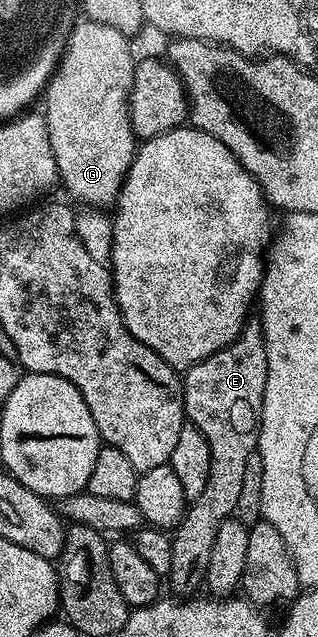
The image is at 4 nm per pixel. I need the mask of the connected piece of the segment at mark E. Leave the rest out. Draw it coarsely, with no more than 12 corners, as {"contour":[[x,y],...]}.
{"contour":[[263,325],[182,376],[209,478],[171,535],[176,596],[207,581],[259,446]]}

